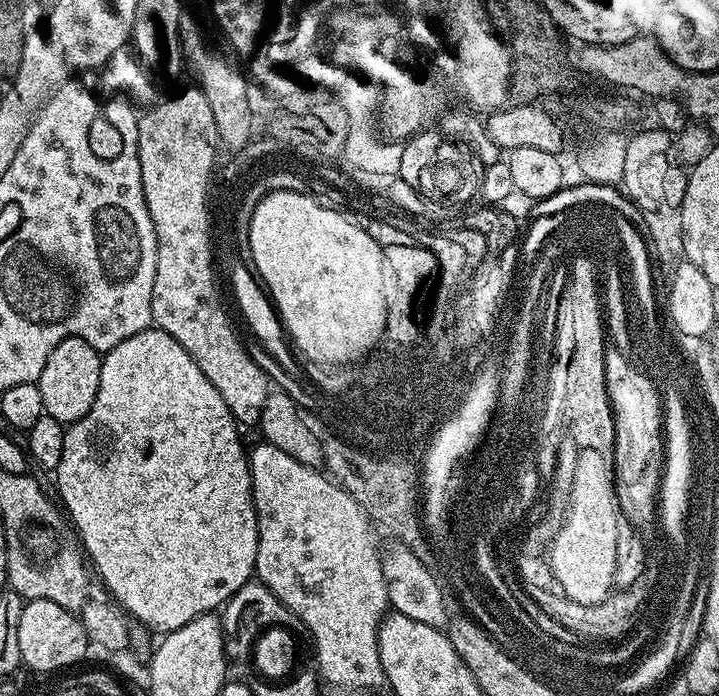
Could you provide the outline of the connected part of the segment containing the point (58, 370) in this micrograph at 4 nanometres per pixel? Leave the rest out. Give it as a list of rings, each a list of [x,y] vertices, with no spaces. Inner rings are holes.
[[[71,336],[54,350],[50,350],[50,358],[46,358],[46,367],[42,370],[38,381],[42,390],[42,406],[45,416],[54,418],[62,425],[70,425],[94,406],[94,394],[98,394],[98,378],[102,356],[82,338]]]

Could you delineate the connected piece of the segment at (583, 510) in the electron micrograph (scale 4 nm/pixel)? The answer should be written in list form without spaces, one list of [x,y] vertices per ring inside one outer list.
[[[587,450],[576,452],[574,470],[573,496],[570,498],[570,510],[566,514],[565,524],[558,531],[557,537],[546,549],[546,563],[552,571],[552,580],[565,596],[569,596],[575,604],[598,606],[614,588],[614,538],[618,527],[620,507],[616,501],[616,482],[614,469],[606,466],[604,460]]]

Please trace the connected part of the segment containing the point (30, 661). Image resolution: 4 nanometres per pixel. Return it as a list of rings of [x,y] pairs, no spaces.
[[[30,600],[25,603],[22,614],[18,618],[18,650],[22,650],[20,663],[25,669],[33,668],[36,672],[60,672],[63,668],[78,663],[90,651],[90,645],[86,630],[77,613],[58,606],[58,602]]]

